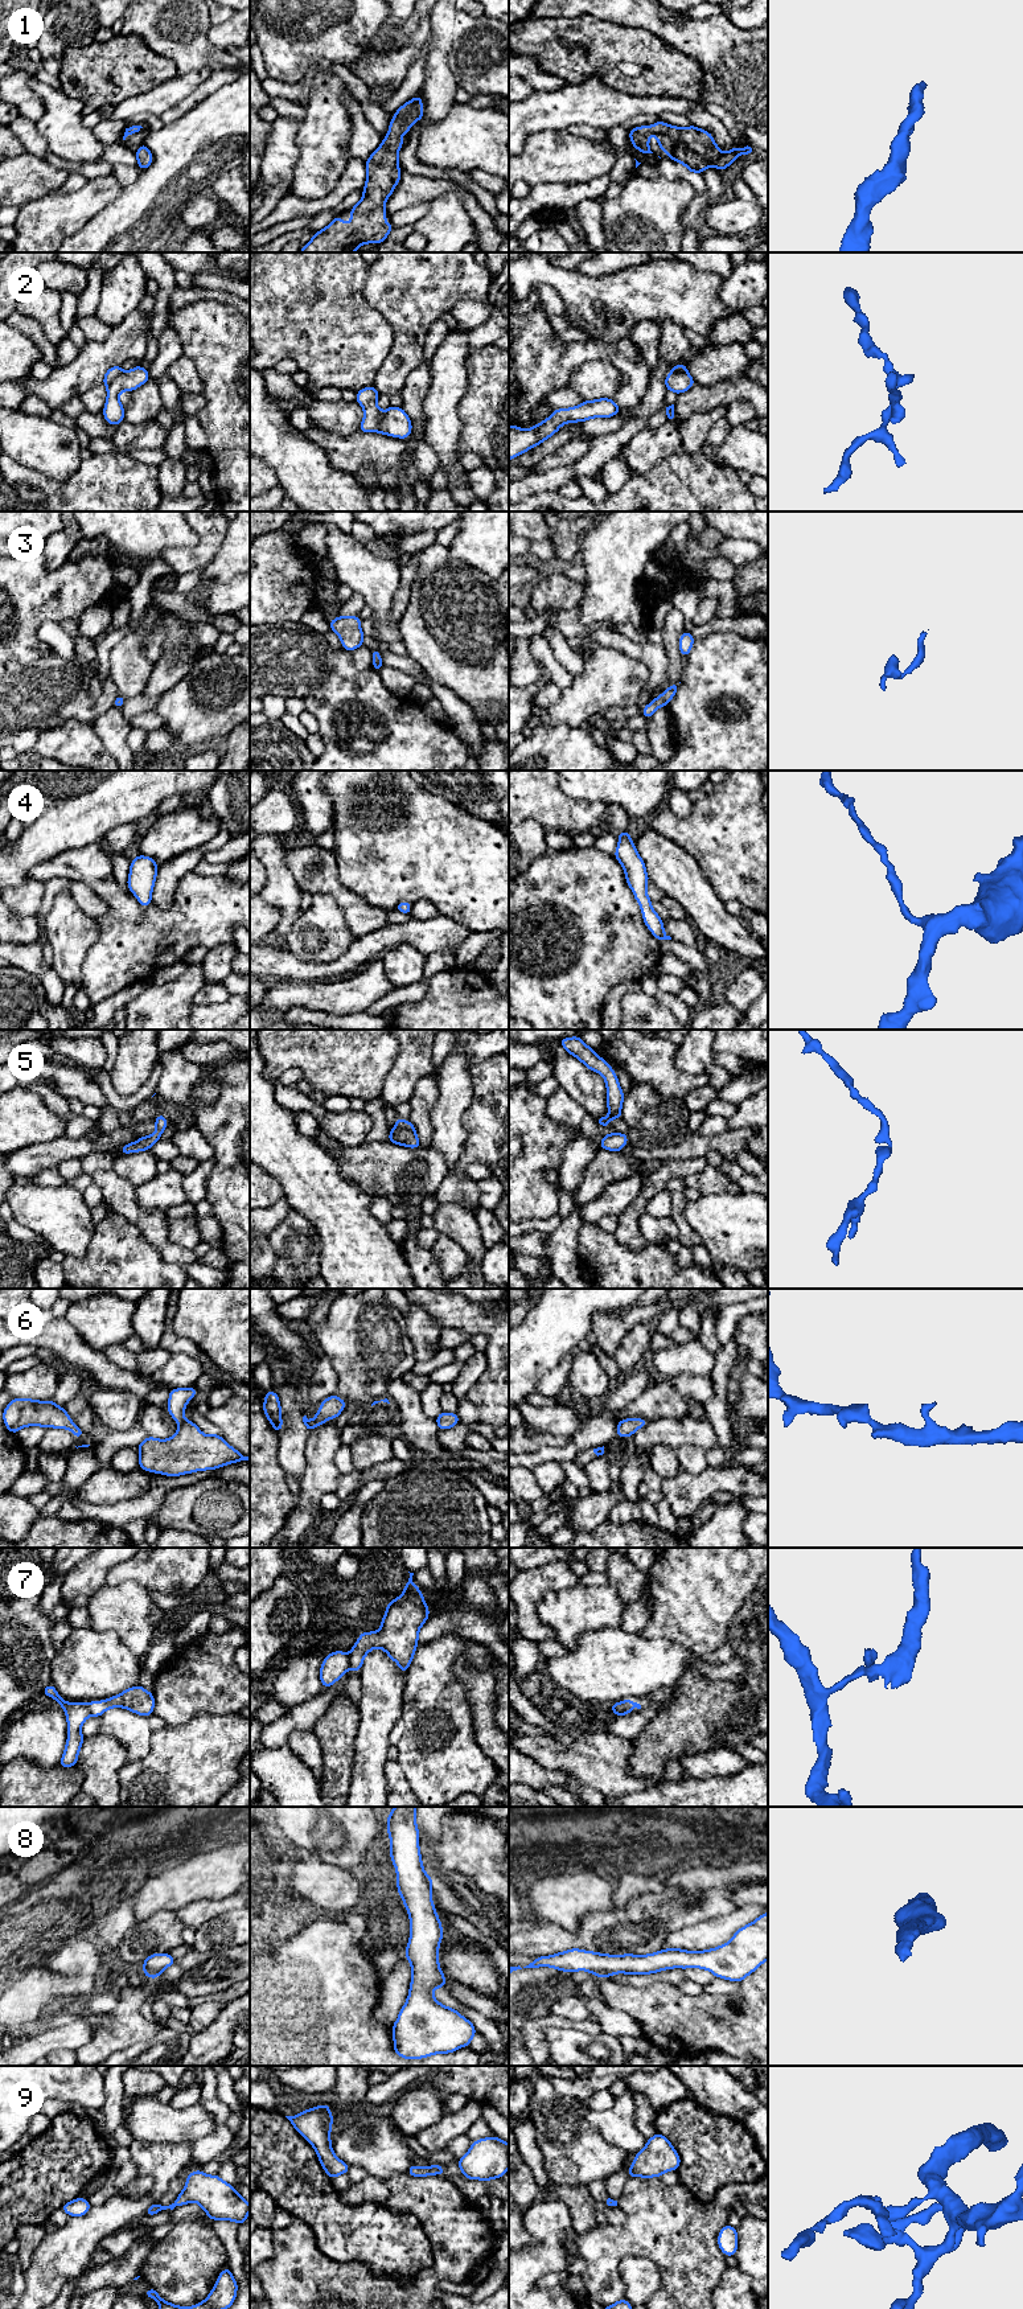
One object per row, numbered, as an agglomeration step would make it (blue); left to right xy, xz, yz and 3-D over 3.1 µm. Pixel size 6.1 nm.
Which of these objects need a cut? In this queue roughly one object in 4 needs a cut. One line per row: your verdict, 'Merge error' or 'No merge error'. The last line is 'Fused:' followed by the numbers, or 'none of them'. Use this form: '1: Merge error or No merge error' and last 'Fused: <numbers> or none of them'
1: No merge error
2: Merge error
3: No merge error
4: No merge error
5: No merge error
6: No merge error
7: Merge error
8: No merge error
9: No merge error
Fused: 2, 7

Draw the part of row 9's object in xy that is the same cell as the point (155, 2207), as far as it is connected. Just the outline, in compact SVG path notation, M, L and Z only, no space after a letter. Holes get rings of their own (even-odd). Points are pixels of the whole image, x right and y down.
M201 2169L189 2173L185 2187L169 2206L161 2206L159 2202L151 2205L145 2211L147 2216L159 2211L186 2203L198 2203L211 2220L231 2220L243 2224L247 2219L250 2205L237 2193L237 2190L219 2176L208 2176Z

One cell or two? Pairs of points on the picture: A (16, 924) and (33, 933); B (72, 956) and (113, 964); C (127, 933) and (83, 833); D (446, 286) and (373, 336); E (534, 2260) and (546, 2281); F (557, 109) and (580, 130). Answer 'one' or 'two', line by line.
A: one
B: two
C: two
D: two
E: two
F: two

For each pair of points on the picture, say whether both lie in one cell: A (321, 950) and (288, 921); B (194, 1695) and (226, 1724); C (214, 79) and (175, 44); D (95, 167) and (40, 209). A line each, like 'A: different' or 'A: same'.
A: different
B: different
C: different
D: different

